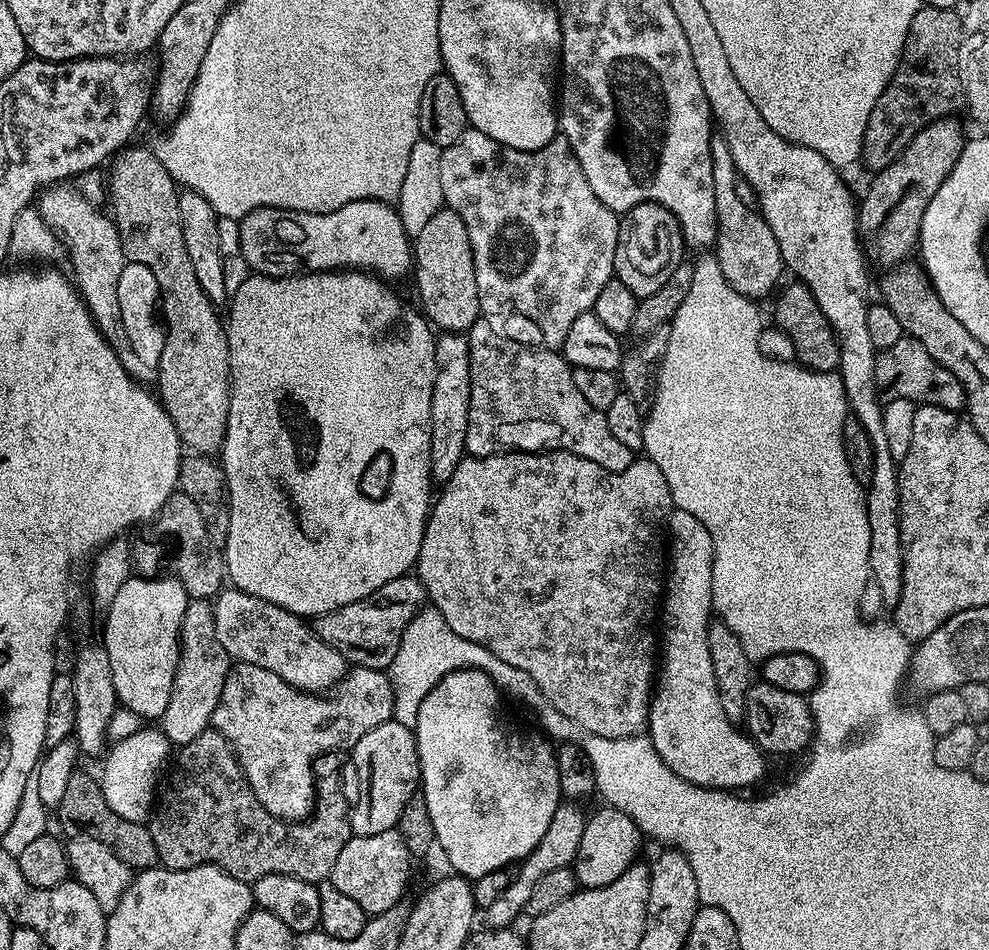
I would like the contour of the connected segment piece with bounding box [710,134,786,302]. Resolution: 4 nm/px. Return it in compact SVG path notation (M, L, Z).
M720 134L713 135L710 142L710 158L714 170L714 210L716 211L716 242L714 255L718 266L722 266L722 274L726 274L726 282L738 290L738 294L749 296L751 300L763 301L762 298L775 286L781 283L780 275L785 275L784 259L782 250L778 250L778 238L774 238L774 230L765 222L756 208L746 206L738 198L737 187L740 177L734 166L734 157L730 154L730 146Z

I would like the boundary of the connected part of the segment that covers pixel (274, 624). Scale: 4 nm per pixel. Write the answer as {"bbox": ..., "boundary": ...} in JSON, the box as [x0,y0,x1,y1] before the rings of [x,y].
{"bbox":[212,586,350,694],"boundary":[[[235,586],[229,587],[229,589],[229,592],[227,590],[221,591],[215,597],[212,608],[217,638],[223,649],[226,650],[226,654],[233,661],[262,666],[266,670],[278,674],[278,678],[282,678],[290,686],[309,694],[324,694],[327,688],[329,690],[335,689],[340,681],[348,675],[350,671],[348,661],[342,658],[342,654],[338,654],[338,650],[334,650],[326,642],[322,642],[322,638],[318,638],[309,625],[307,628],[304,625],[307,623],[301,617],[288,612],[285,608],[278,607],[276,604],[266,602],[262,598],[254,598],[254,594],[241,592]]]}

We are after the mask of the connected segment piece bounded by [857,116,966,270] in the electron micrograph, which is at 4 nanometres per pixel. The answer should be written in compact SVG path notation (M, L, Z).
M944 117L927 124L899 153L890 166L872 178L868 192L857 211L857 229L865 243L867 259L883 269L903 263L917 247L921 220L930 199L942 182L955 171L966 143L966 135L957 117Z

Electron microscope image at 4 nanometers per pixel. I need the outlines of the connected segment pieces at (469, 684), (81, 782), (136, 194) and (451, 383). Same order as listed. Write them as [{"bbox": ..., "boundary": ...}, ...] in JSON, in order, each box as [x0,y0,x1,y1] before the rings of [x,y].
[{"bbox":[414,666,562,882],"boundary":[[[461,666],[442,677],[438,686],[422,698],[414,729],[422,795],[426,810],[430,810],[430,822],[434,822],[436,844],[444,851],[452,867],[449,869],[472,882],[530,855],[534,846],[542,842],[554,810],[562,803],[553,745],[543,735],[527,736],[516,728],[508,728],[507,722],[500,720],[500,699],[500,689],[481,668]]]},{"bbox":[58,770,160,870],"boundary":[[[78,770],[72,775],[70,782],[66,785],[66,791],[62,793],[58,815],[60,815],[60,828],[65,832],[63,833],[65,837],[75,838],[81,835],[94,838],[105,844],[115,856],[122,858],[122,862],[126,862],[128,868],[143,870],[157,867],[160,864],[158,850],[154,846],[154,838],[149,825],[120,818],[107,805],[100,781],[95,775],[92,777],[84,770]]]},{"bbox":[106,146,230,454],"boundary":[[[133,146],[125,147],[123,150],[116,152],[112,164],[112,177],[107,177],[106,188],[110,193],[110,200],[112,196],[112,212],[114,223],[120,241],[122,242],[122,250],[125,257],[134,263],[144,263],[150,268],[151,273],[154,274],[158,280],[160,287],[160,295],[162,297],[162,320],[166,325],[165,331],[165,346],[162,348],[160,370],[158,377],[158,385],[160,384],[160,392],[158,391],[158,399],[163,404],[165,410],[170,414],[170,418],[174,422],[174,426],[180,435],[180,443],[185,449],[191,450],[196,454],[216,454],[219,453],[220,447],[224,445],[224,435],[226,434],[226,422],[228,421],[228,390],[230,387],[230,377],[228,374],[228,334],[226,331],[225,321],[222,319],[213,304],[212,300],[206,298],[206,292],[202,290],[202,286],[198,286],[198,278],[194,275],[194,266],[190,266],[190,254],[186,254],[186,238],[182,238],[182,222],[180,221],[180,211],[178,210],[178,202],[180,197],[178,195],[178,185],[172,179],[172,175],[166,170],[166,166],[162,166],[162,162],[156,157],[155,151],[149,148],[132,148]]]},{"bbox":[430,332,470,486],"boundary":[[[440,332],[434,346],[434,366],[434,390],[430,394],[430,458],[432,479],[443,486],[466,455],[466,426],[470,426],[470,346],[467,335],[463,332]]]}]

